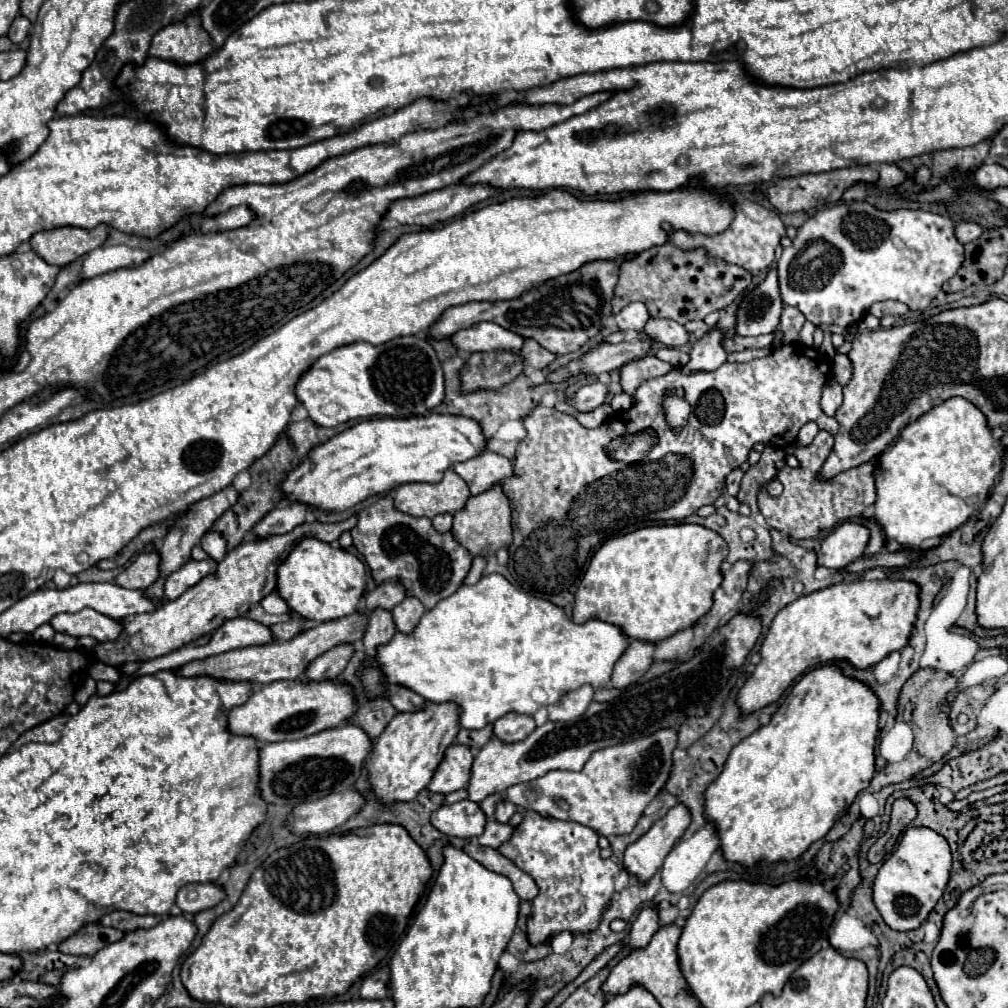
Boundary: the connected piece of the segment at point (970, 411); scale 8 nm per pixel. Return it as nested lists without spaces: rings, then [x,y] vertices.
[[[947,399],[907,425],[879,455],[875,467],[875,515],[889,541],[917,549],[925,539],[945,537],[985,503],[999,479],[1003,457],[983,413],[967,399]]]

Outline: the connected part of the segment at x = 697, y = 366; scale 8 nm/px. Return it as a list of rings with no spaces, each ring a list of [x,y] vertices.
[[[717,329],[707,331],[691,347],[689,363],[685,367],[681,367],[679,371],[683,375],[689,375],[689,373],[697,373],[697,371],[715,371],[715,369],[719,369],[725,363],[725,359],[727,359],[727,353],[723,351],[721,341],[723,341],[723,333],[721,331],[717,331]]]

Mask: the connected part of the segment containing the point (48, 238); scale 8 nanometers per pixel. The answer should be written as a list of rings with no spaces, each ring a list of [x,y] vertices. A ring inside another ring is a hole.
[[[97,225],[93,231],[61,227],[35,233],[29,243],[33,251],[51,265],[69,265],[85,253],[101,247],[107,239],[107,225]]]

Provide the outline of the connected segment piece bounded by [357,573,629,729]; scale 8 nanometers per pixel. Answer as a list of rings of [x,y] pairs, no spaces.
[[[485,575],[475,585],[461,585],[451,597],[441,599],[433,609],[429,609],[417,627],[405,635],[395,633],[385,645],[379,645],[375,657],[365,657],[357,669],[361,685],[367,699],[389,699],[385,689],[385,679],[389,685],[401,685],[419,693],[431,703],[455,703],[459,707],[459,725],[465,729],[483,729],[495,723],[505,713],[533,715],[539,703],[533,697],[547,697],[547,704],[557,701],[573,689],[589,683],[595,689],[603,687],[611,679],[611,667],[617,663],[619,655],[627,649],[627,637],[619,627],[591,619],[577,625],[567,619],[561,607],[543,601],[539,597],[527,595],[515,589],[503,575]]]

